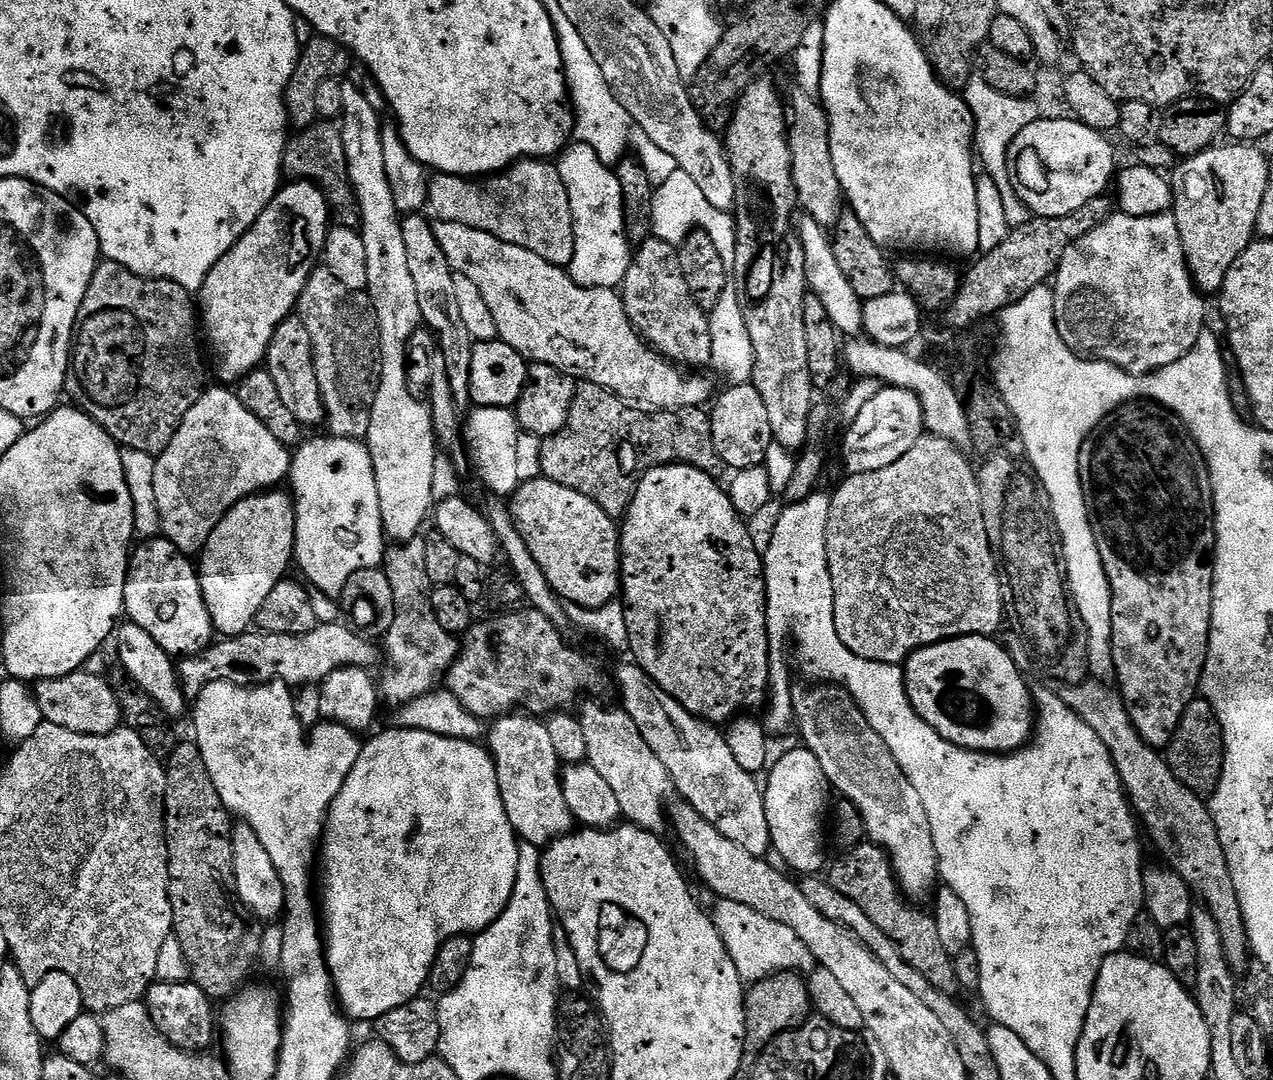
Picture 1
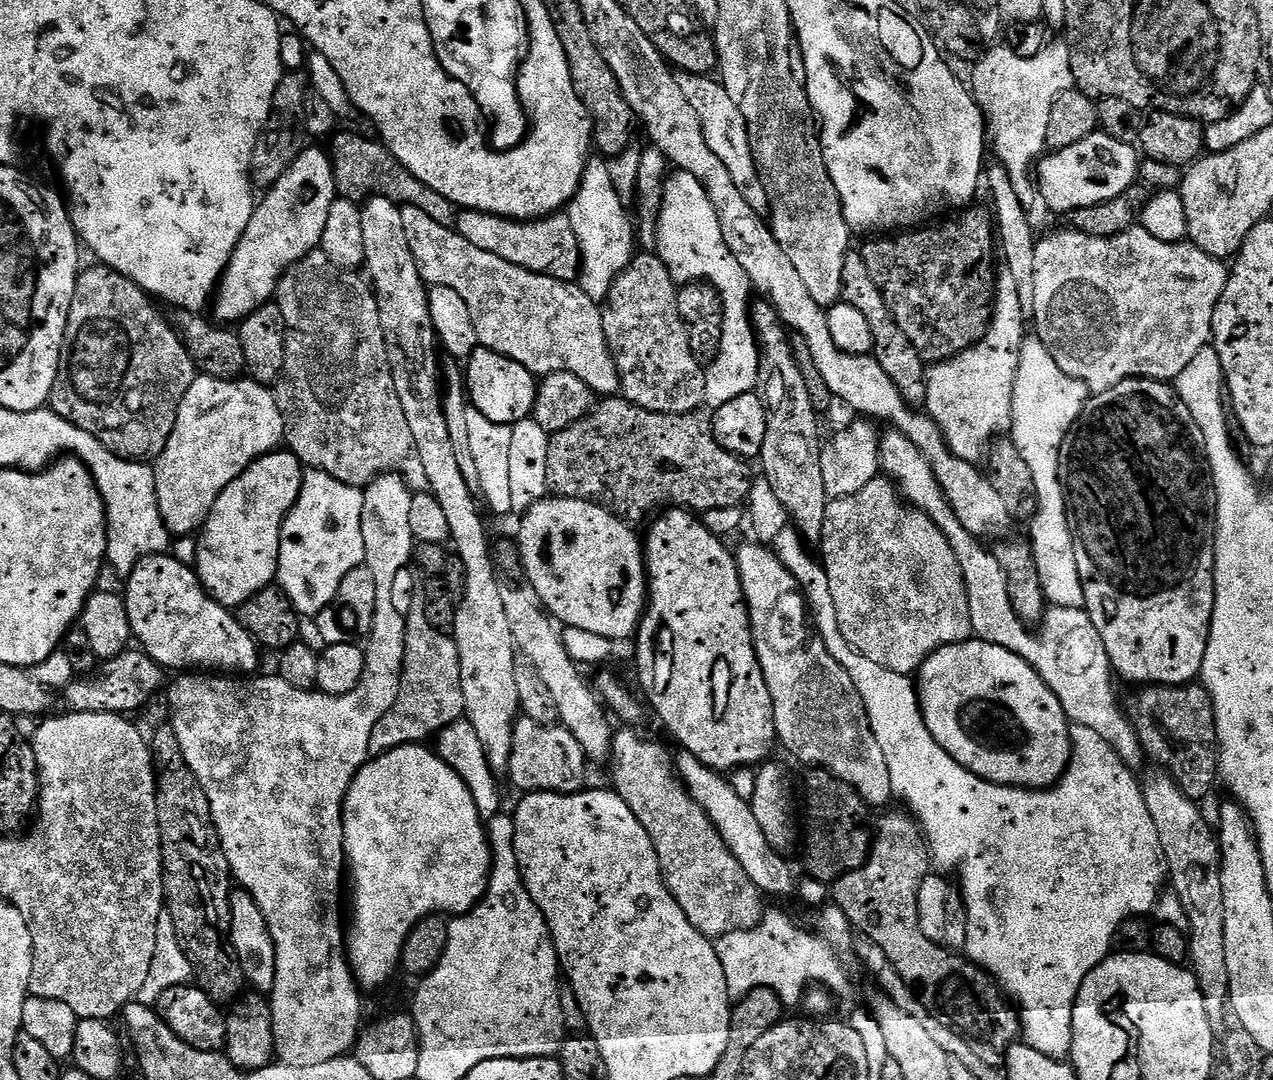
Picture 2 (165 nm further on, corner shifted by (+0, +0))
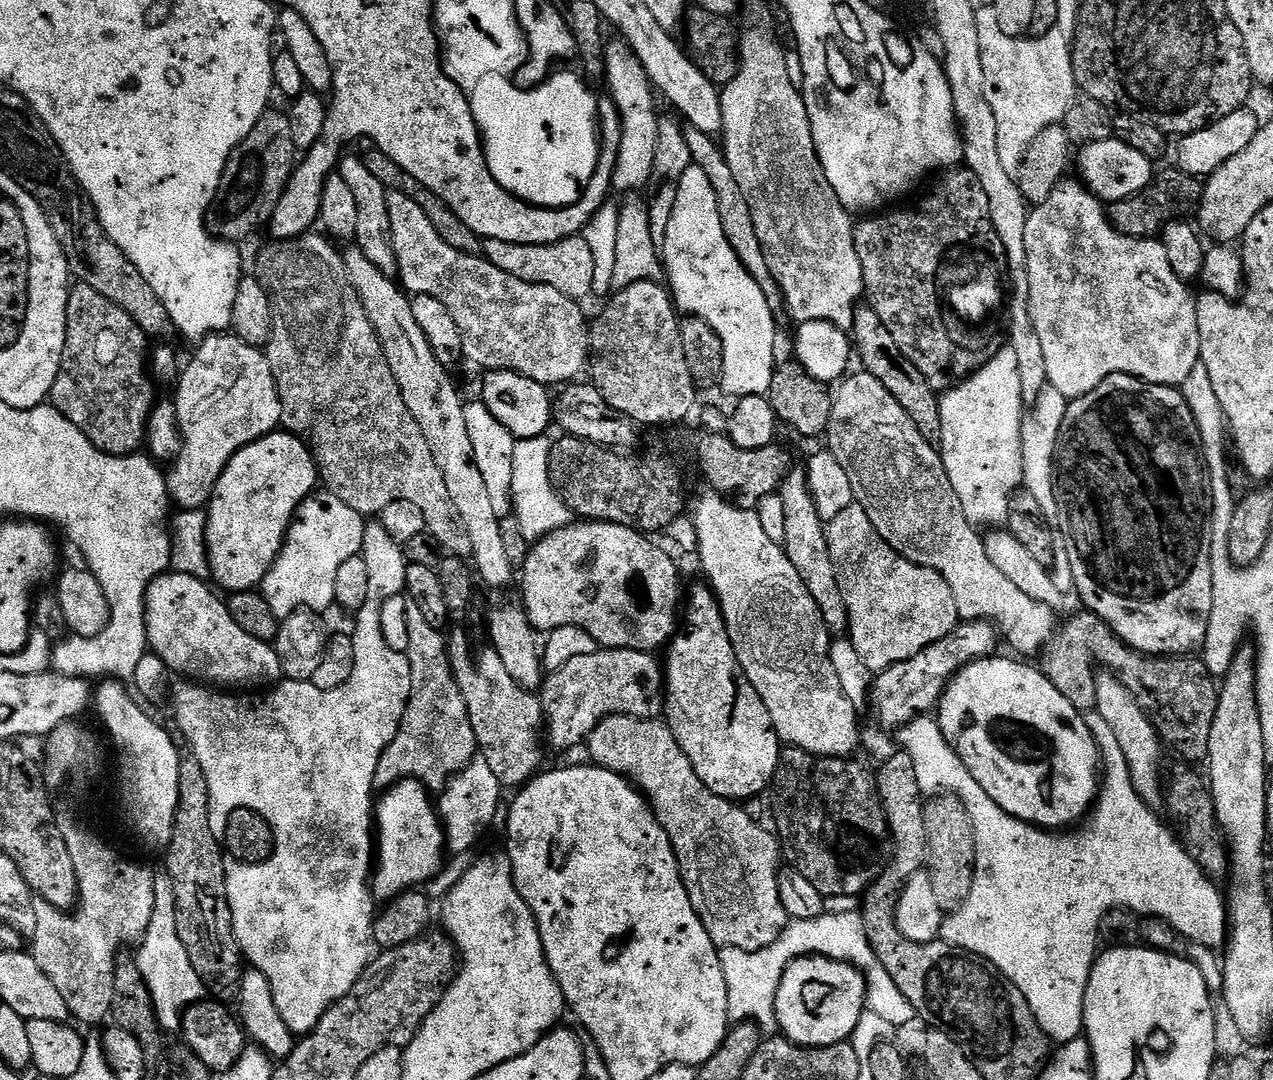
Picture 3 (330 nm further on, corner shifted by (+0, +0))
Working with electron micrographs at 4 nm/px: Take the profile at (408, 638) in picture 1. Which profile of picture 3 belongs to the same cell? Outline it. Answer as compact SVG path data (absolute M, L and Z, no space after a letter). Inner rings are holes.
M405 603L404 620L408 623L408 648L406 655L410 662L410 698L406 706L406 714L402 714L402 722L398 726L398 734L394 734L394 742L386 746L382 758L378 758L378 770L374 770L373 789L387 790L393 788L399 780L416 780L424 785L429 793L443 792L448 780L458 774L478 754L474 726L470 726L470 714L466 710L466 698L462 698L462 690L456 681L452 663L448 657L445 633L439 628L430 626L426 618L418 611L418 606Z

